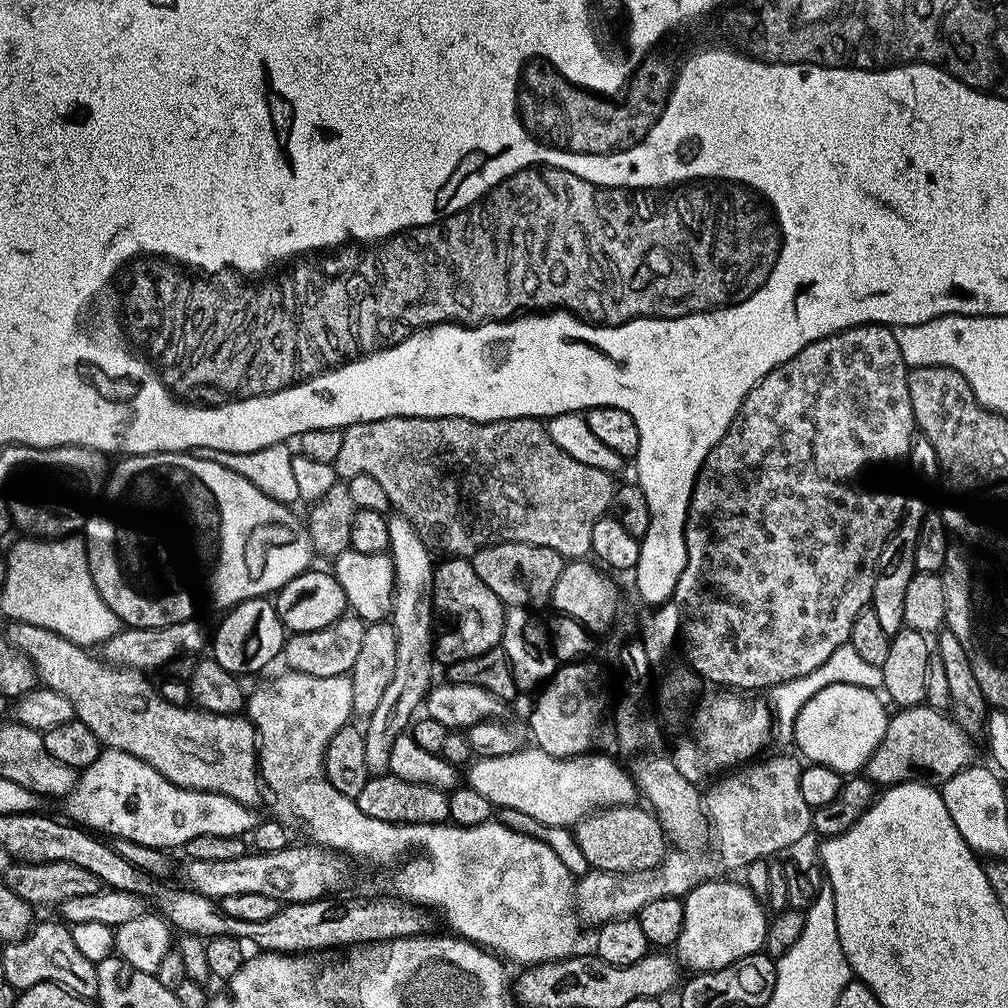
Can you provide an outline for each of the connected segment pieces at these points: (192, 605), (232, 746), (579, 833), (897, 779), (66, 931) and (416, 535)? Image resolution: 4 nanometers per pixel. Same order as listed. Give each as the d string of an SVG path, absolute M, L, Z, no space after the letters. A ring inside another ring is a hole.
M147 452L145 456L125 456L119 461L116 469L111 469L106 480L106 499L102 507L89 519L86 529L86 551L88 553L88 569L92 575L98 594L118 614L121 625L129 628L157 628L170 626L174 622L193 619L199 608L221 608L227 610L244 600L254 600L279 593L302 573L309 571L311 560L314 560L312 539L308 533L307 523L292 513L293 509L282 502L274 502L258 486L246 482L242 474L234 474L226 466L218 466L218 462L210 462L202 458L194 458L188 452Z
M21 620L11 621L7 625L6 637L12 647L22 653L32 664L39 678L39 683L46 688L53 688L58 694L66 694L74 706L77 719L90 726L94 734L98 734L104 748L122 750L126 754L134 754L134 758L142 758L146 766L154 766L162 778L174 782L174 786L182 786L199 792L217 792L226 798L234 798L234 802L242 802L256 806L262 793L262 775L258 767L258 735L256 725L247 715L214 714L205 712L195 706L181 706L166 702L159 687L151 684L145 673L131 668L114 668L103 660L92 656L91 651L81 645L74 644L46 630L42 626L34 626Z
M635 803L619 804L613 808L602 808L591 812L589 816L583 816L576 825L576 848L580 851L582 859L588 863L589 869L597 872L645 872L660 865L666 855L666 837L660 821L647 807L636 808Z
M927 703L919 704L916 708L902 708L889 719L888 729L878 750L874 750L874 754L868 759L866 775L877 786L909 782L943 782L973 763L972 744L973 737L969 736L966 730L962 730L960 723L947 711L930 708Z
M37 923L21 940L5 943L3 979L18 990L39 984L60 984L75 996L95 997L98 990L96 965L88 961L74 944L71 927L67 923L59 923Z
M403 514L388 516L390 526L390 555L396 570L396 590L392 594L390 623L398 638L398 662L394 666L394 678L378 702L378 710L367 717L366 766L373 776L382 776L389 771L391 750L399 736L405 735L423 705L428 689L433 687L432 656L434 657L434 613L432 610L433 553L419 530Z

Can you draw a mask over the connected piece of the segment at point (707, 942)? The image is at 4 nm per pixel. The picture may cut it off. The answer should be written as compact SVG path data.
M709 878L683 897L682 934L674 945L674 952L679 963L685 969L692 968L688 970L693 973L722 970L722 966L730 966L761 951L766 942L770 916L761 897L759 900L744 884L720 879Z

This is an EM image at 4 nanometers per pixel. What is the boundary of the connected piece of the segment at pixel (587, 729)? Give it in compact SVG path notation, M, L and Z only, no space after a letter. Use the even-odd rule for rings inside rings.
M577 662L557 667L551 678L535 693L532 717L528 724L532 727L535 747L551 756L582 756L593 750L604 750L607 744L616 740L616 728L612 725L612 692L604 672L593 662Z

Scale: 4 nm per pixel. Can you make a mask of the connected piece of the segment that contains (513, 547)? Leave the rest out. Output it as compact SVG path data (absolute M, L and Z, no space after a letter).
M488 544L472 553L470 559L482 582L486 582L486 586L508 606L547 605L552 599L558 574L562 574L566 563L565 557L552 548L529 544Z

